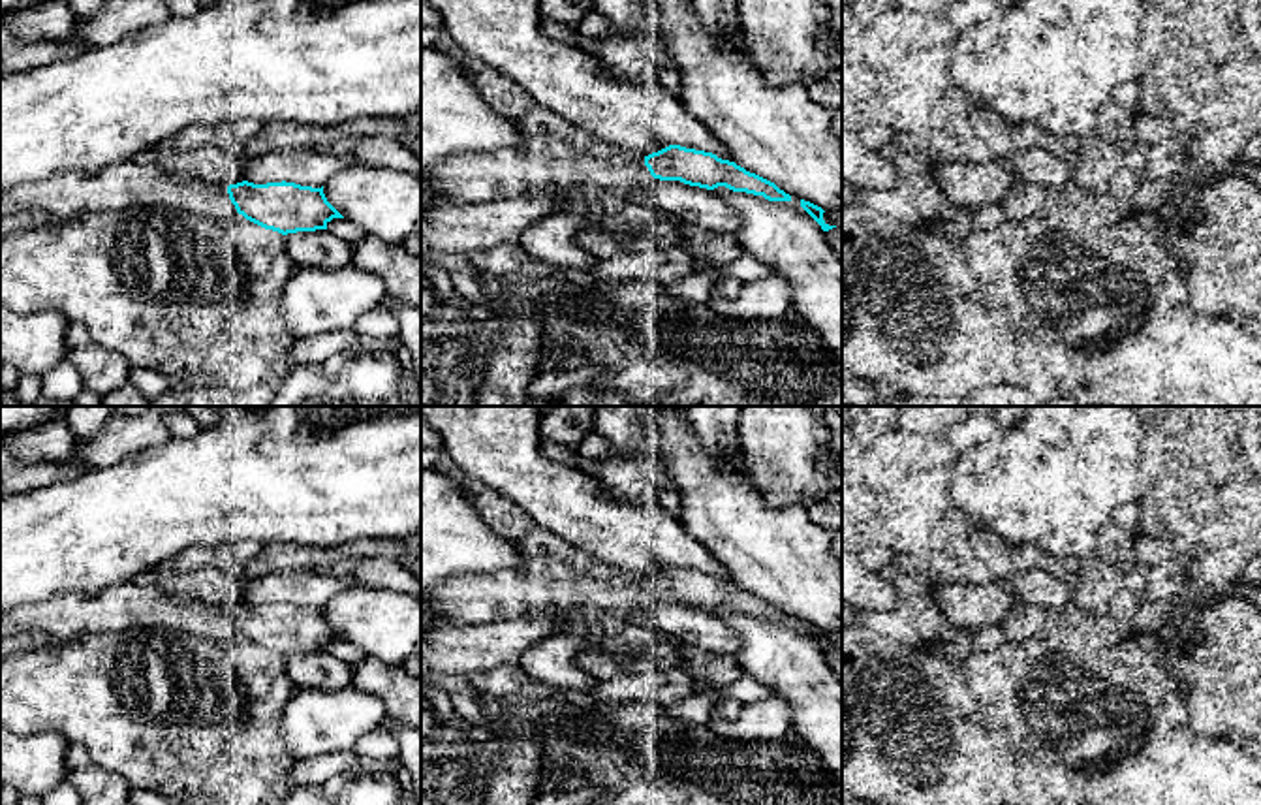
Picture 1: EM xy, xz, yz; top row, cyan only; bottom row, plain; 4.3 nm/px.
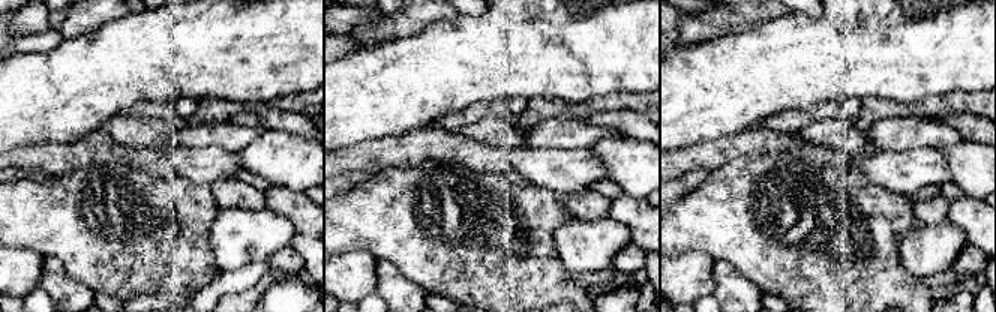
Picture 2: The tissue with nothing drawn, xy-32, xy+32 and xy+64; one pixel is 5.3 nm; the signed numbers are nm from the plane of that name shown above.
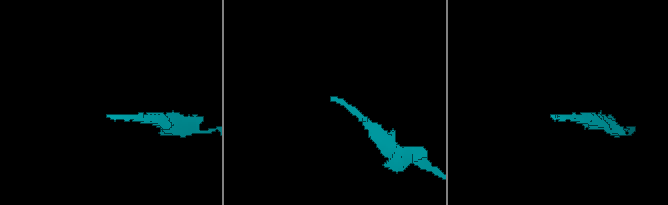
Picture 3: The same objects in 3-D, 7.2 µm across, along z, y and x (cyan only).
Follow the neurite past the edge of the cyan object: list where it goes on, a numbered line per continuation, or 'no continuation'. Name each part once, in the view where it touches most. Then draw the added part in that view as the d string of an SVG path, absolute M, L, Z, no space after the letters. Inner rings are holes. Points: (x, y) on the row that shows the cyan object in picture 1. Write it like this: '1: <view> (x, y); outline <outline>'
1: xy (140, 179); outline M135 156L101 173L70 171L0 192L0 220L23 211L43 211L53 220L68 220L130 203L171 205L203 218L237 213L227 186L167 173L150 156Z

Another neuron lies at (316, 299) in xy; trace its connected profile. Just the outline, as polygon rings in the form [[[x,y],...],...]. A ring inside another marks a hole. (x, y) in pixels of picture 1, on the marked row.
[[[297,263],[282,293],[282,312],[297,339],[353,329],[385,297],[381,278],[350,263],[319,267]]]

